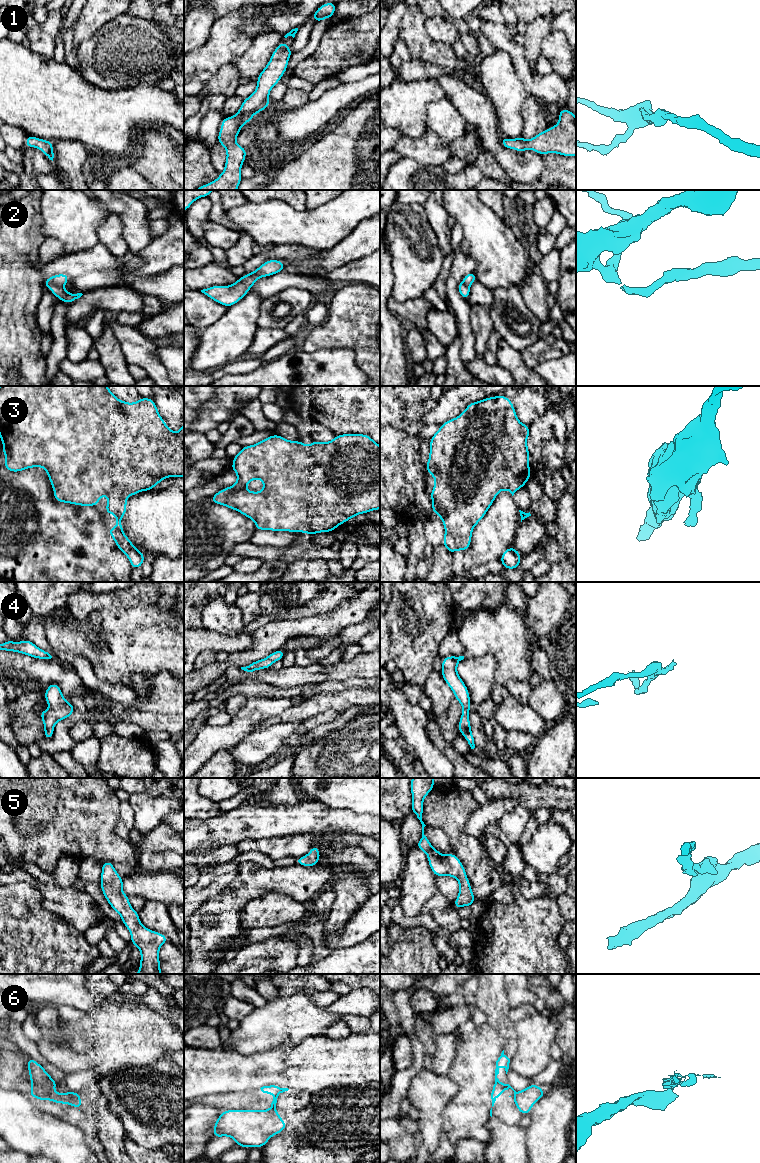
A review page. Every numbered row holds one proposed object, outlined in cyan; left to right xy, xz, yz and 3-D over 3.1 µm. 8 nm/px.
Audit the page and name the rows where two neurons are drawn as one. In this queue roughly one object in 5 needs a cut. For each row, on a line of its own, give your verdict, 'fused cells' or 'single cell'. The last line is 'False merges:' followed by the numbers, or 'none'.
1: single cell
2: single cell
3: single cell
4: single cell
5: single cell
6: fused cells
False merges: 6

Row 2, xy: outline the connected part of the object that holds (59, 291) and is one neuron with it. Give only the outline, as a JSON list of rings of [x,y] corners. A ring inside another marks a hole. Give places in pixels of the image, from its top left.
[[[60,273],[58,275],[48,277],[46,278],[46,282],[44,283],[44,286],[49,288],[51,292],[61,301],[64,303],[71,303],[75,301],[76,299],[80,298],[83,294],[82,293],[68,293],[64,289],[64,284],[66,284],[69,281],[69,276],[63,273]]]

